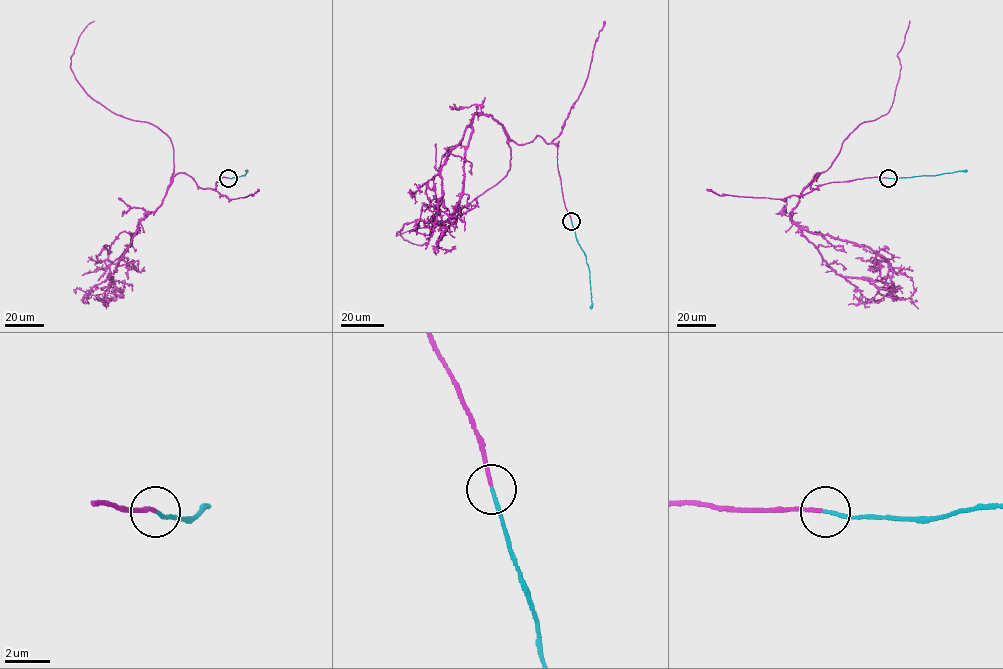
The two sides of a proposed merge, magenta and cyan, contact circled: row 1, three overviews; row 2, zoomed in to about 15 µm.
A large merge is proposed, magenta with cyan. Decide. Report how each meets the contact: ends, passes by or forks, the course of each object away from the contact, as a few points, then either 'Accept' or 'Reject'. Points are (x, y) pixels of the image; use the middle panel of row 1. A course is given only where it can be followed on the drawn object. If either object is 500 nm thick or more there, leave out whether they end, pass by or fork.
At the ring magenta ends. At the ring cyan ends. Course of magenta: (571, 221), (557, 143), (509, 139), (510, 168), (500, 180), (439, 223), (397, 232), (422, 245). Course of cyan: (571, 221), (589, 268), (591, 309). Accept

